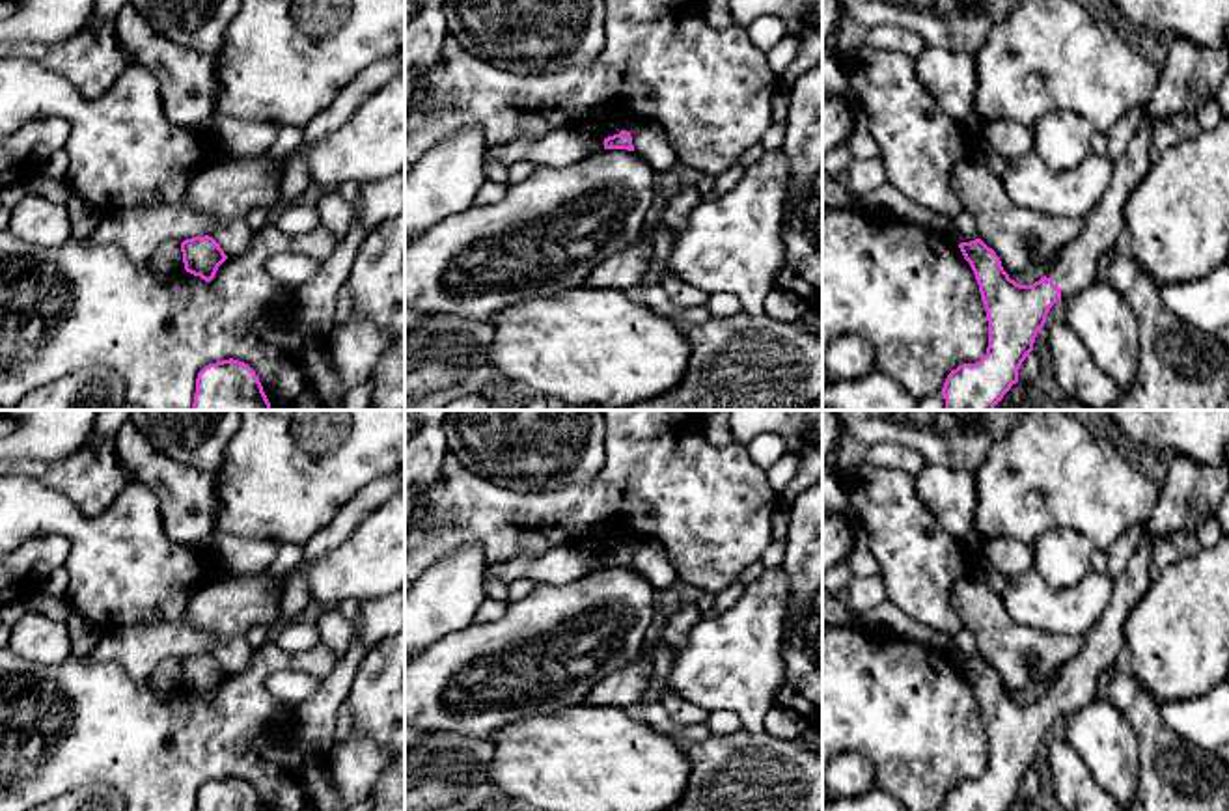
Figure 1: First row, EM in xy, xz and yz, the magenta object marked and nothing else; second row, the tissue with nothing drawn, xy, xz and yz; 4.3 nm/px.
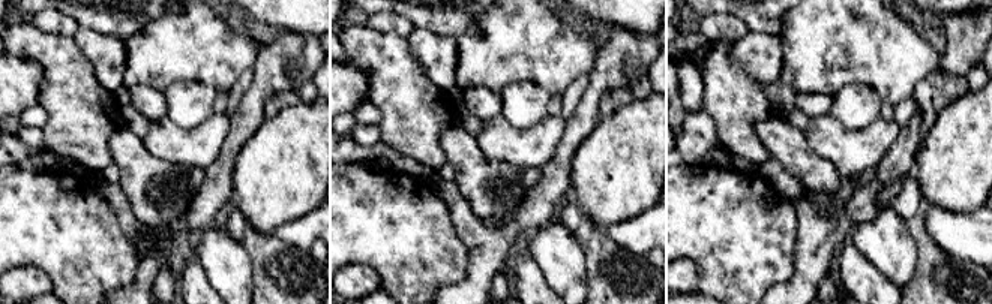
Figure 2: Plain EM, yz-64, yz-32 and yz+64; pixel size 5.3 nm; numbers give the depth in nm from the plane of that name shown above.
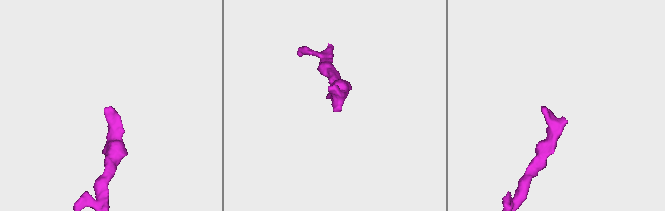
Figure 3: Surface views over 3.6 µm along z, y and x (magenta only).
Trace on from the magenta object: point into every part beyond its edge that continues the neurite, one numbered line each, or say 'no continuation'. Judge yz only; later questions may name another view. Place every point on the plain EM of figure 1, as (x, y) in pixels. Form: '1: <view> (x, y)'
1: yz (1188, 493)

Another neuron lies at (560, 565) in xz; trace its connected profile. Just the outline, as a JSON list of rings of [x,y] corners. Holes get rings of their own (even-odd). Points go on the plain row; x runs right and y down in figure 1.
[[[556,546],[504,563],[498,576],[507,584],[528,578],[539,585],[567,585],[599,569],[606,569],[599,554],[587,554],[580,546]]]

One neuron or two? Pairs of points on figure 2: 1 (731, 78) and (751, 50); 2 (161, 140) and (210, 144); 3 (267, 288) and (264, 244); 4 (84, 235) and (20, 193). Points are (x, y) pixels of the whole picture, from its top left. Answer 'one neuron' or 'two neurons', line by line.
1: two neurons
2: one neuron
3: one neuron
4: one neuron

